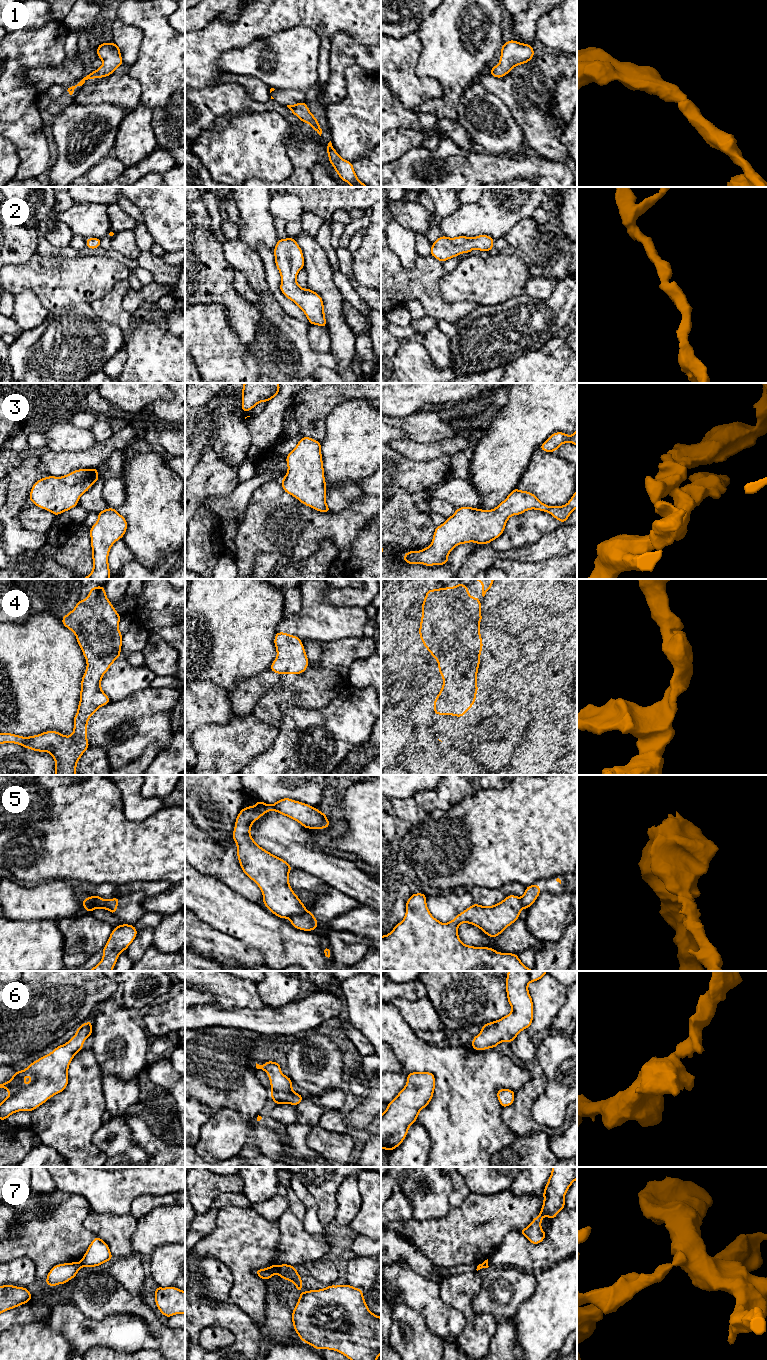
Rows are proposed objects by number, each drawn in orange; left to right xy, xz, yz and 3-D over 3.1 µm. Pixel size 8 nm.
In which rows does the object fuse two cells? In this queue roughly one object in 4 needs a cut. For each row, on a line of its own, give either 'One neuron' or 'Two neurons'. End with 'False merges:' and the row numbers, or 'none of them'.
1: One neuron
2: One neuron
3: One neuron
4: One neuron
5: Two neurons
6: One neuron
7: Two neurons
False merges: 5, 7

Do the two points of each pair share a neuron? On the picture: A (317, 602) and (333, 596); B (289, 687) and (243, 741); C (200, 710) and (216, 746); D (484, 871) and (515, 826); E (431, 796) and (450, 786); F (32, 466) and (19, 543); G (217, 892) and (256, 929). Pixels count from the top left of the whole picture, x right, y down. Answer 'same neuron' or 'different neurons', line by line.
A: different neurons
B: different neurons
C: different neurons
D: same neuron
E: same neuron
F: same neuron
G: same neuron

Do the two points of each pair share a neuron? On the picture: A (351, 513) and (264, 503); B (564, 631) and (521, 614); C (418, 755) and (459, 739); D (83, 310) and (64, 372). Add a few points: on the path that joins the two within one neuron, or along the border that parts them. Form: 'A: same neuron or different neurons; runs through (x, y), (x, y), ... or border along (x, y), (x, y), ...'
A: same neuron; runs through (329, 524), (286, 524)
B: same neuron; runs through (553, 627), (540, 618), (532, 617)
C: different neurons; border along (442, 741), (469, 753)
D: same neuron; runs through (79, 325), (78, 341), (64, 357)

